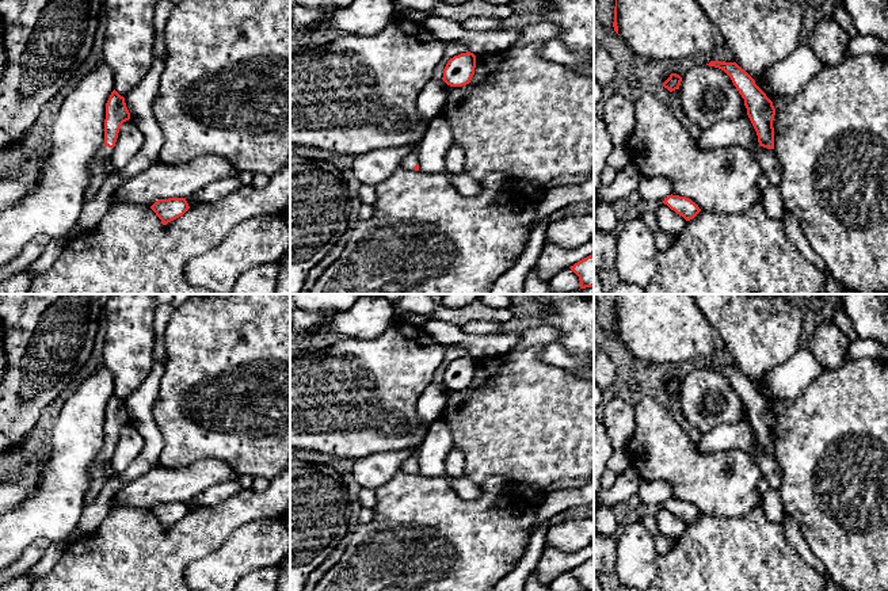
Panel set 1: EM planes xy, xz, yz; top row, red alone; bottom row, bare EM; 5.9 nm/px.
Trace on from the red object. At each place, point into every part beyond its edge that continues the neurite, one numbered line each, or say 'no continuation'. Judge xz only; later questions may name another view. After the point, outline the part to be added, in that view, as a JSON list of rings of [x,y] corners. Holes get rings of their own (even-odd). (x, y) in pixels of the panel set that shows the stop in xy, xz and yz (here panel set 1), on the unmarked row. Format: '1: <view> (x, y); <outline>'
1: xz (410, 464); [[[413,454],[401,464],[400,472],[415,474],[413,470],[418,468],[418,458],[416,454]]]

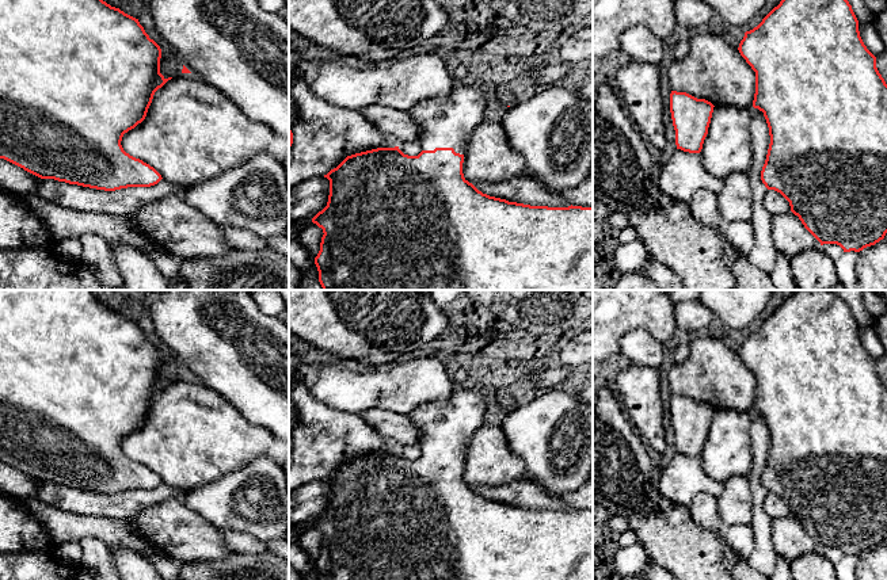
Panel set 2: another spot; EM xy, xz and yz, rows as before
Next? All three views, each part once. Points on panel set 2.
1: yz (727, 451); [[[715,409],[701,461],[705,472],[716,481],[749,477],[753,468],[750,413]]]

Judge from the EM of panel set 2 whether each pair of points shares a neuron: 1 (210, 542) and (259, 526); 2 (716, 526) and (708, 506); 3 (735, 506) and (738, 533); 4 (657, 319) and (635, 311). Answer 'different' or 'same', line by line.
1: different
2: same
3: different
4: same

